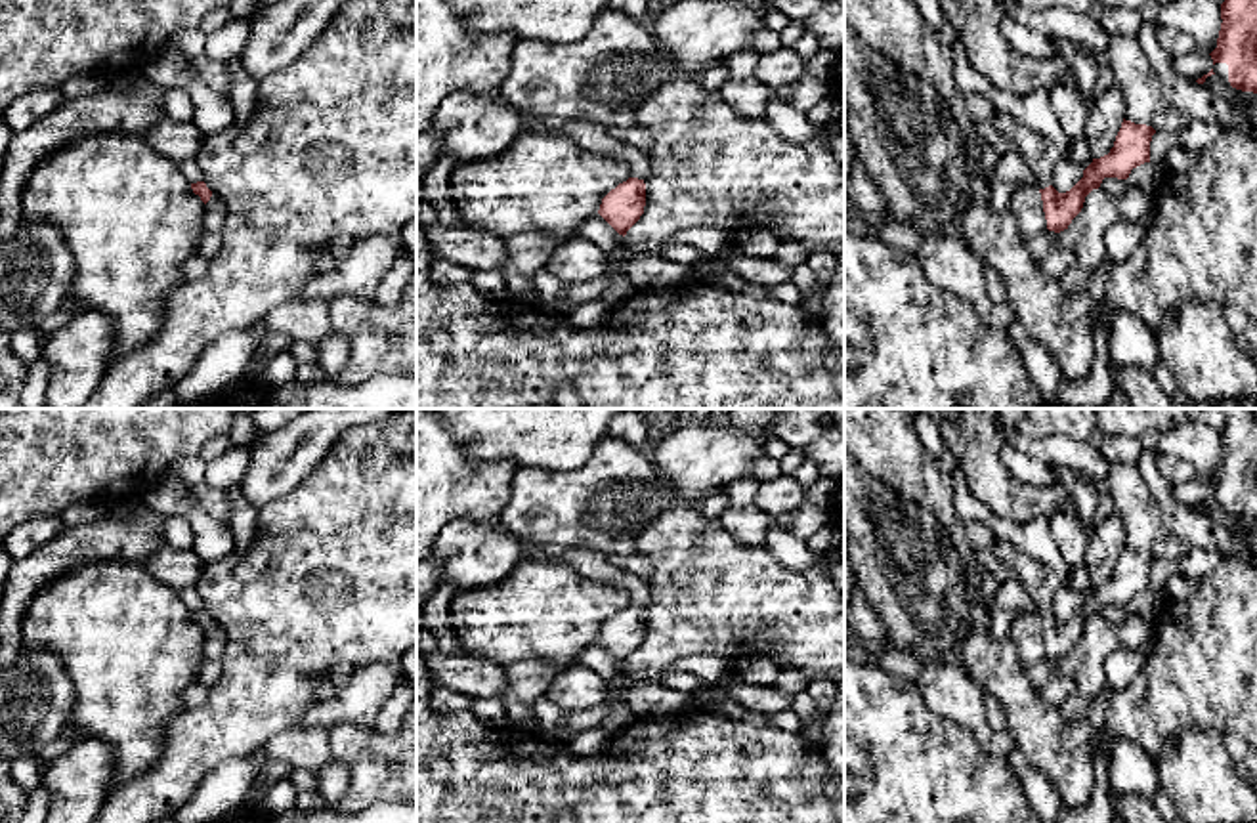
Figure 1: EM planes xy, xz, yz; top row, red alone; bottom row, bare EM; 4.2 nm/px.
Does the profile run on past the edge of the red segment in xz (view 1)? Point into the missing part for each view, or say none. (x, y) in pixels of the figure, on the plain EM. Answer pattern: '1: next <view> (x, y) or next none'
1: next xz (595, 566)

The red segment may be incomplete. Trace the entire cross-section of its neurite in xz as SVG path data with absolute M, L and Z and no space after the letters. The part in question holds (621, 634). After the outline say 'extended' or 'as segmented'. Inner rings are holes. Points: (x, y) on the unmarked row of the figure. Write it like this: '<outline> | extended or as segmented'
M522 540L523 556L571 565L583 577L623 588L630 605L611 617L600 632L598 642L619 661L627 659L640 647L646 634L646 607L651 603L650 586L640 577L611 565L606 554L585 548L562 548L529 544Z | extended

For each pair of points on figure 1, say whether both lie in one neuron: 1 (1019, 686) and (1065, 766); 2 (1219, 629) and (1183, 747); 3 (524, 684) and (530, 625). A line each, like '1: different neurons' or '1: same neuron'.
1: same neuron
2: different neurons
3: different neurons

